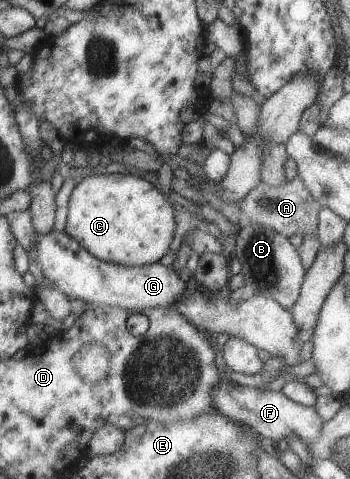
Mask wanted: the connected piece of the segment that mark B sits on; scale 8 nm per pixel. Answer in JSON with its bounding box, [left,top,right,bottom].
[234,225,305,308]

